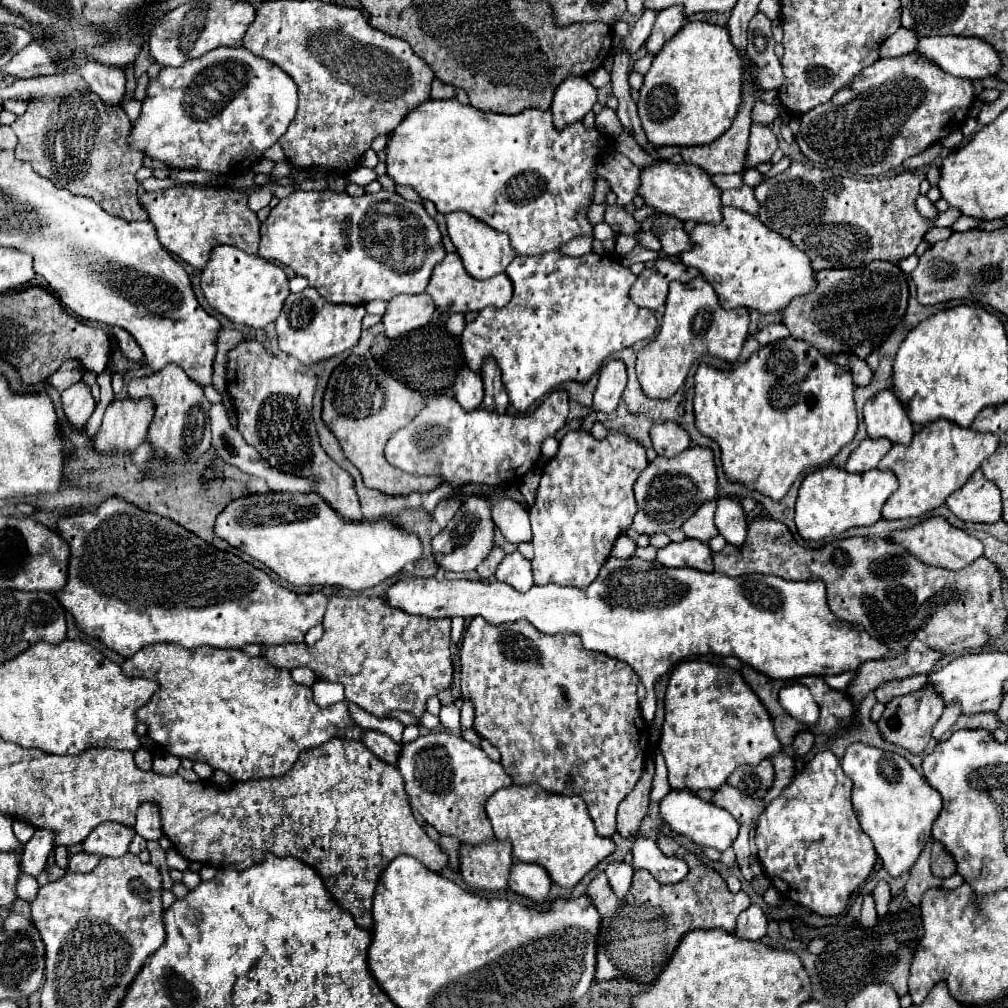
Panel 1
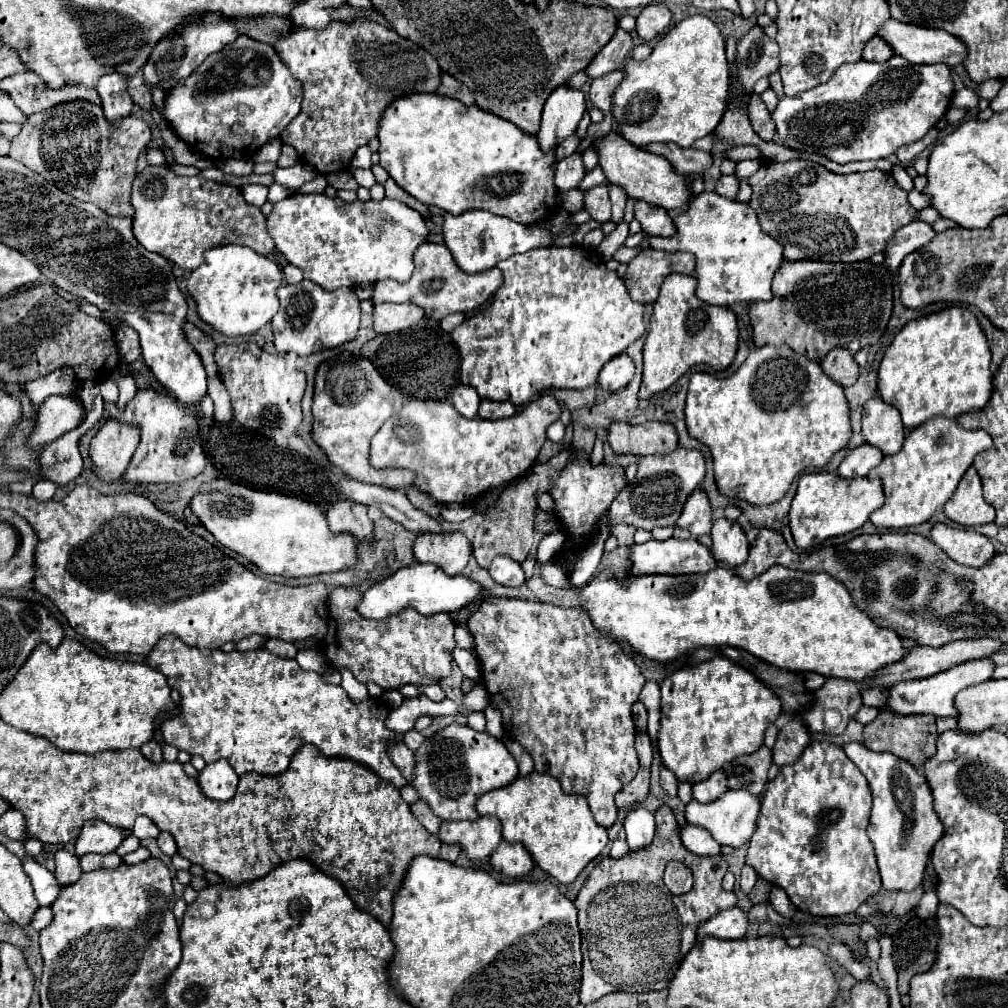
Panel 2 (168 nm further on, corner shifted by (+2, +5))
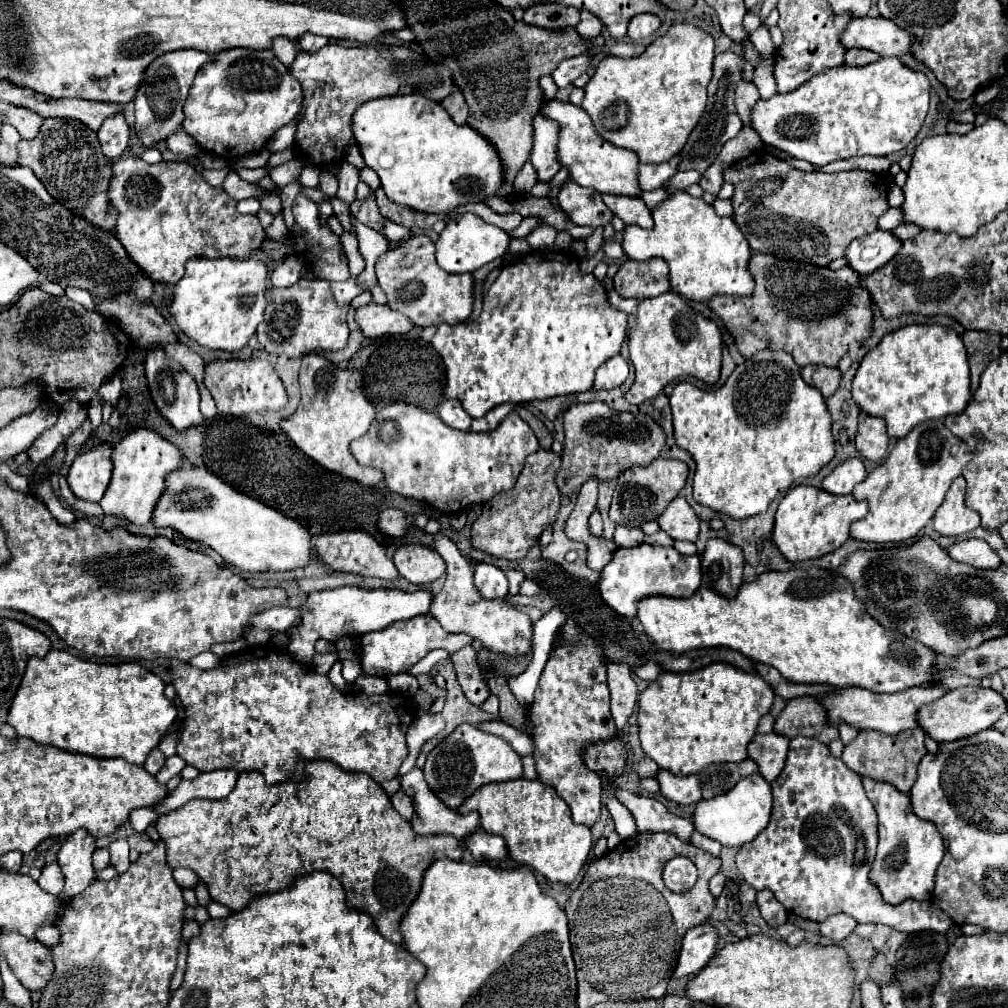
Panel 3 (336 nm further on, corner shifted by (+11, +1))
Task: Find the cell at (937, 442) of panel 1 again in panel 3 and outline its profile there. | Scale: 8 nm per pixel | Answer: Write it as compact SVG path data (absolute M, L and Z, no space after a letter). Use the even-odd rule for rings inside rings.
M941 419L917 425L909 435L897 439L889 457L855 485L853 497L869 501L869 513L851 525L851 537L869 543L901 543L915 537L943 503L955 477L973 459L967 443L955 437Z

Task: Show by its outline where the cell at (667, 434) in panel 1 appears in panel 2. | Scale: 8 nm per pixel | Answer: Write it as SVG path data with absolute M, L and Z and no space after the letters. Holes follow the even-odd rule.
M612 421L608 425L608 443L616 455L668 455L678 447L678 435L670 423L646 421L642 425L630 425Z

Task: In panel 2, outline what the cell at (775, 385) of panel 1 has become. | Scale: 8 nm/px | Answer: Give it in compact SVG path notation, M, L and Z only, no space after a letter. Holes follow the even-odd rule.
M788 345L756 347L728 379L716 379L710 373L692 373L684 413L690 437L704 443L712 453L718 491L730 499L744 499L750 505L780 501L794 477L806 469L822 469L828 465L832 455L844 449L852 435L844 389L826 377L820 363L806 359Z

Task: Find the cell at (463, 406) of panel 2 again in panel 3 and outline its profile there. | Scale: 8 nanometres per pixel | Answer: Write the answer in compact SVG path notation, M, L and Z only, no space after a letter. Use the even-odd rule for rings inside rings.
M447 399L439 405L439 417L453 429L459 429L459 431L469 431L469 425L471 425L471 417L469 413L465 413L461 401L457 399Z

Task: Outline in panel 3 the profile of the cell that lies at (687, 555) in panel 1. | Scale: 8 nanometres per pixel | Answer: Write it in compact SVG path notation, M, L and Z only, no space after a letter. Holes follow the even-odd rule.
M641 543L631 549L617 549L605 565L599 579L599 591L605 603L625 617L635 617L635 603L649 595L691 597L701 585L699 555L681 555L675 547Z

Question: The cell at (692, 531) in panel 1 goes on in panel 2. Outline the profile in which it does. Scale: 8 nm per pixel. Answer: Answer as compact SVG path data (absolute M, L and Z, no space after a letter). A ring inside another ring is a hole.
M696 489L690 493L676 525L682 529L688 529L692 533L692 537L700 537L700 535L710 533L710 529L712 529L712 507L710 507L710 501L708 501L704 491Z

